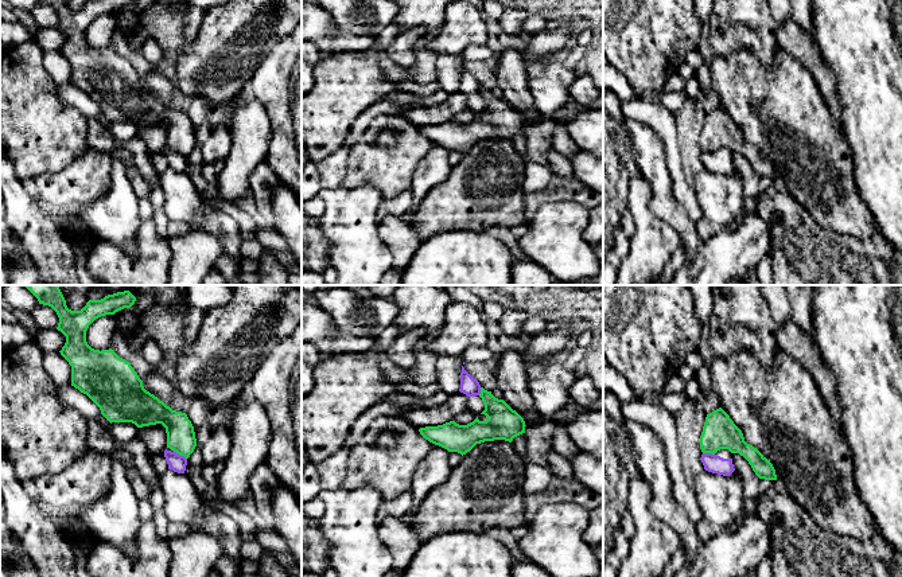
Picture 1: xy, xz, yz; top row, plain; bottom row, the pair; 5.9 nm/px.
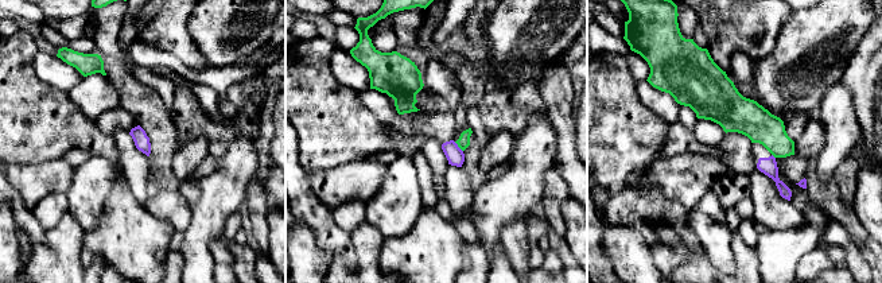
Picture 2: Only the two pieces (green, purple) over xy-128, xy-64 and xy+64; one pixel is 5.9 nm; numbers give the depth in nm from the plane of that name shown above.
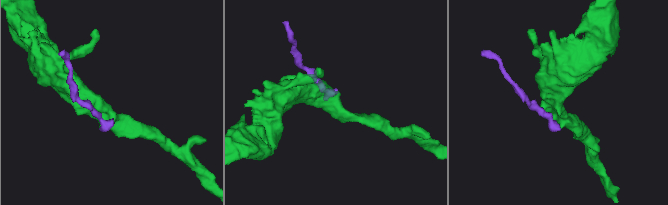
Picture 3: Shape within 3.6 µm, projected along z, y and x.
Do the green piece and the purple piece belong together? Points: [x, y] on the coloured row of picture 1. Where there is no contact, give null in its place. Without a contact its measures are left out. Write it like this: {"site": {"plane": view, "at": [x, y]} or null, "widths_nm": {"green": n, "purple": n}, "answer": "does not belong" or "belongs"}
{"site": {"plane": "xy", "at": [181, 455]}, "widths_nm": {"green": 180, "purple": 100}, "answer": "belongs"}

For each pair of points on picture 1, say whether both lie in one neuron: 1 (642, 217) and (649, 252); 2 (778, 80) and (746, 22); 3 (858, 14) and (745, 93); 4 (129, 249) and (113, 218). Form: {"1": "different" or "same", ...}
{"1": "same", "2": "different", "3": "different", "4": "same"}

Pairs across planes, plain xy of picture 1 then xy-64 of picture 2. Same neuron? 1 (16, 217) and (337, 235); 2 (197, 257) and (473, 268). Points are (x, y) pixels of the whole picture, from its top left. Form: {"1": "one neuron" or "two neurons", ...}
{"1": "one neuron", "2": "one neuron"}

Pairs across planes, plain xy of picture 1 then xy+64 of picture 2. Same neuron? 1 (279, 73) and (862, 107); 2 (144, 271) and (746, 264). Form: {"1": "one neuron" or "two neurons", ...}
{"1": "one neuron", "2": "one neuron"}

